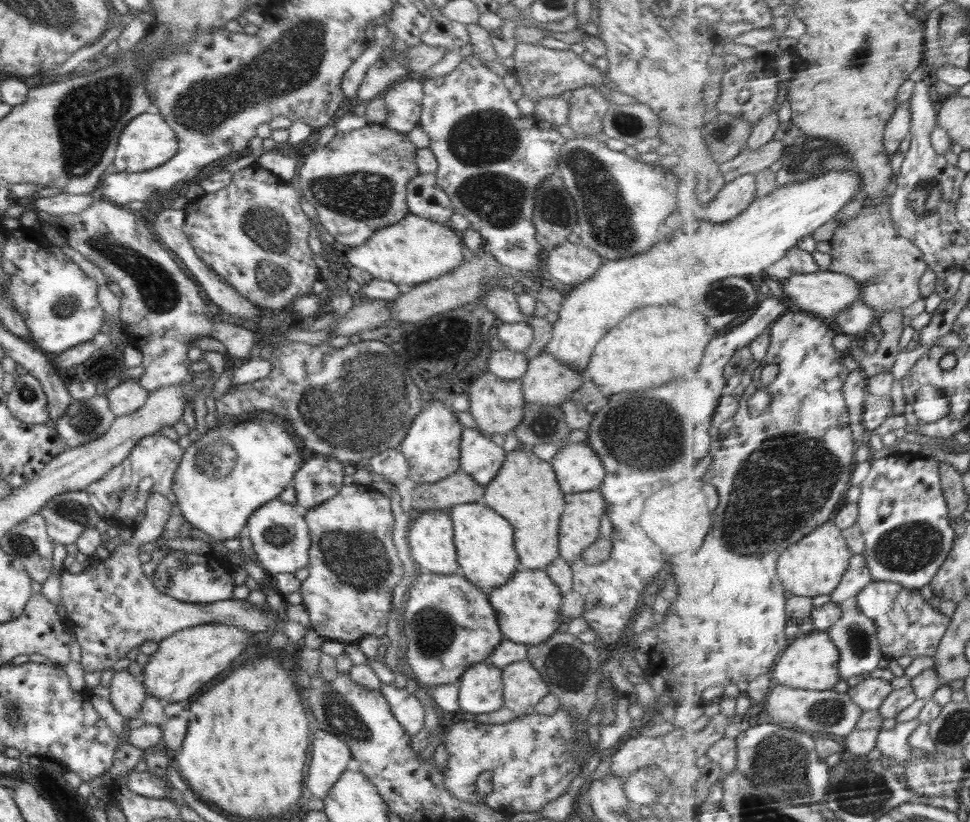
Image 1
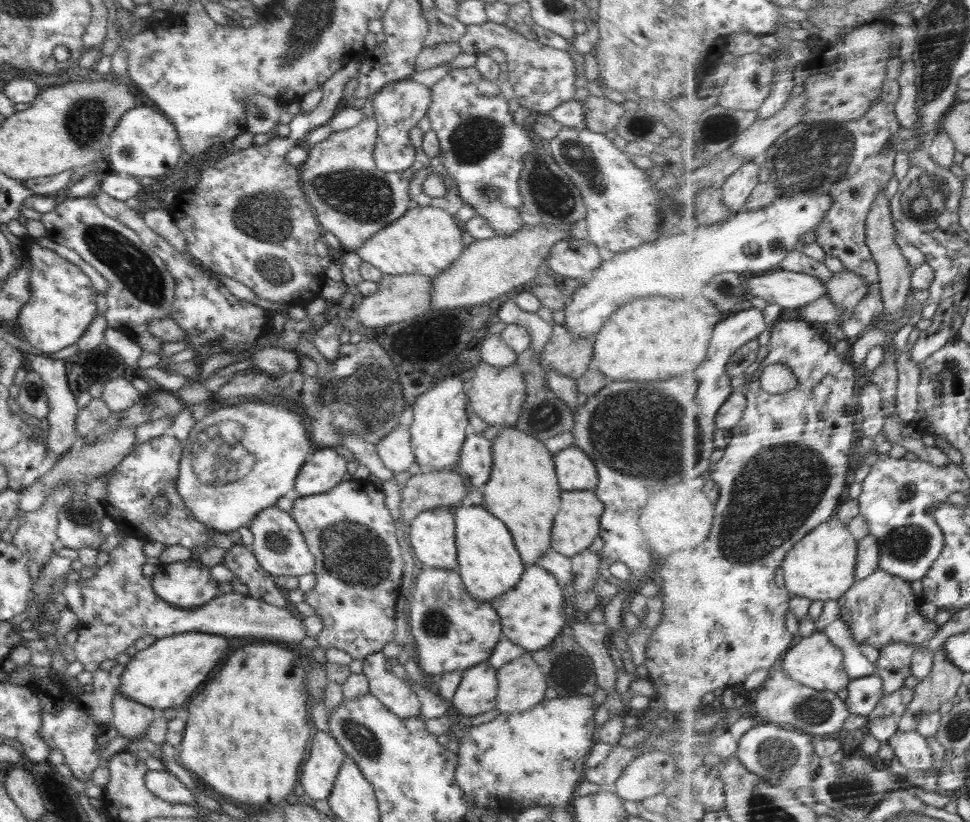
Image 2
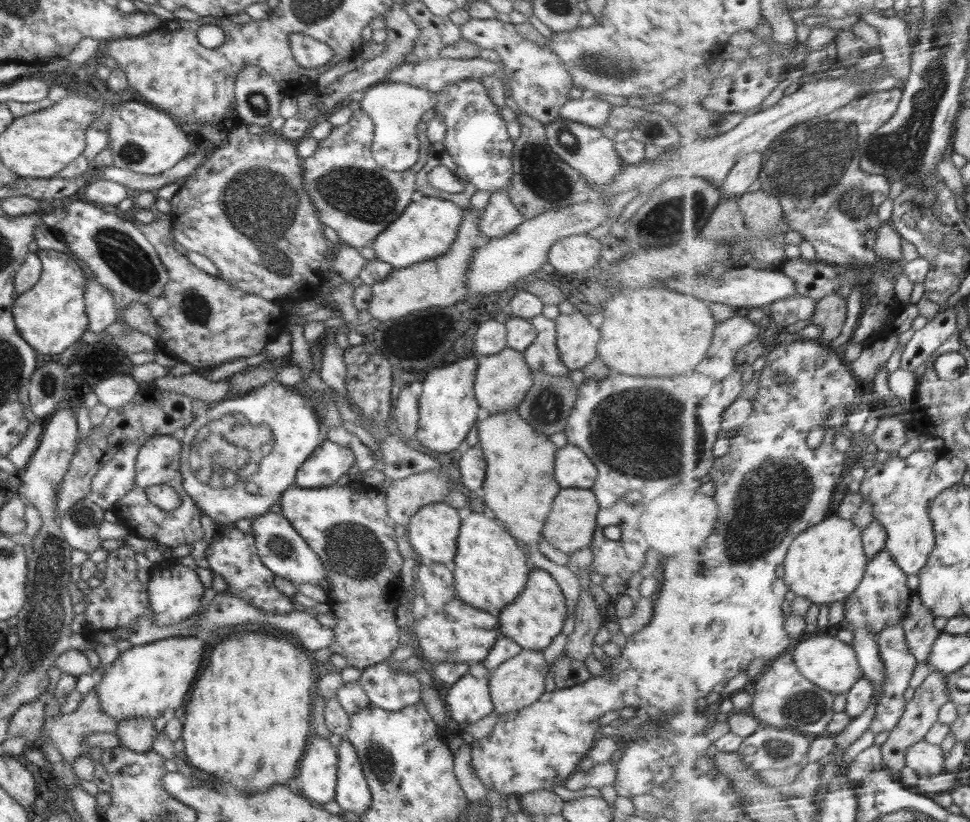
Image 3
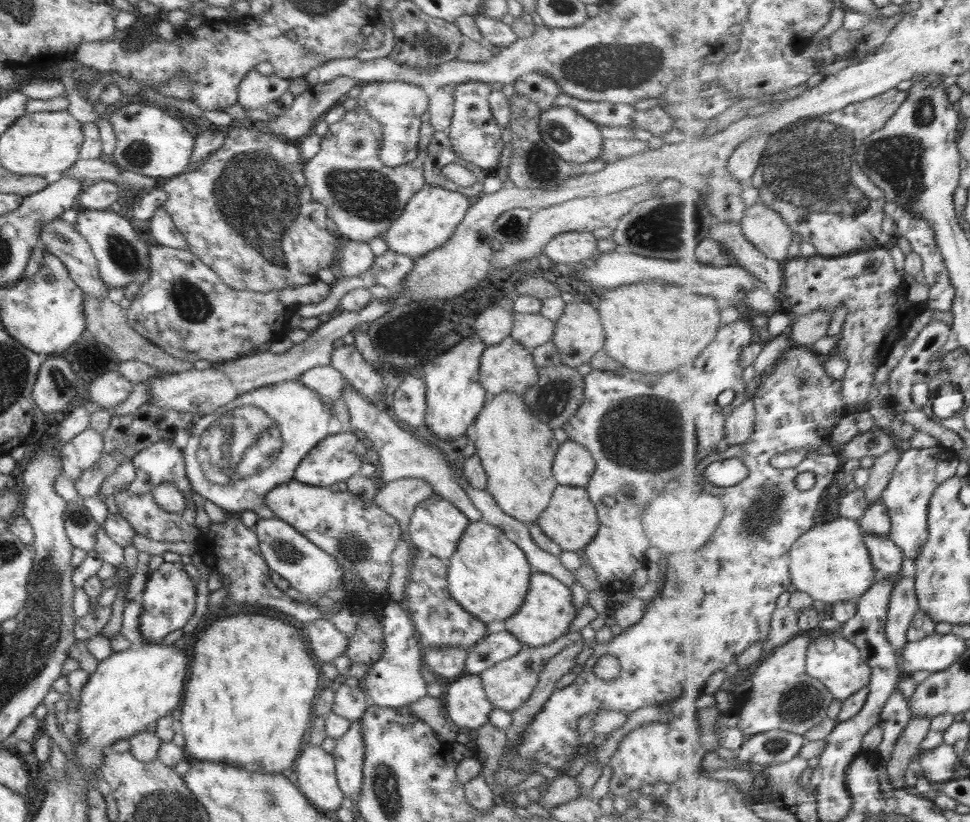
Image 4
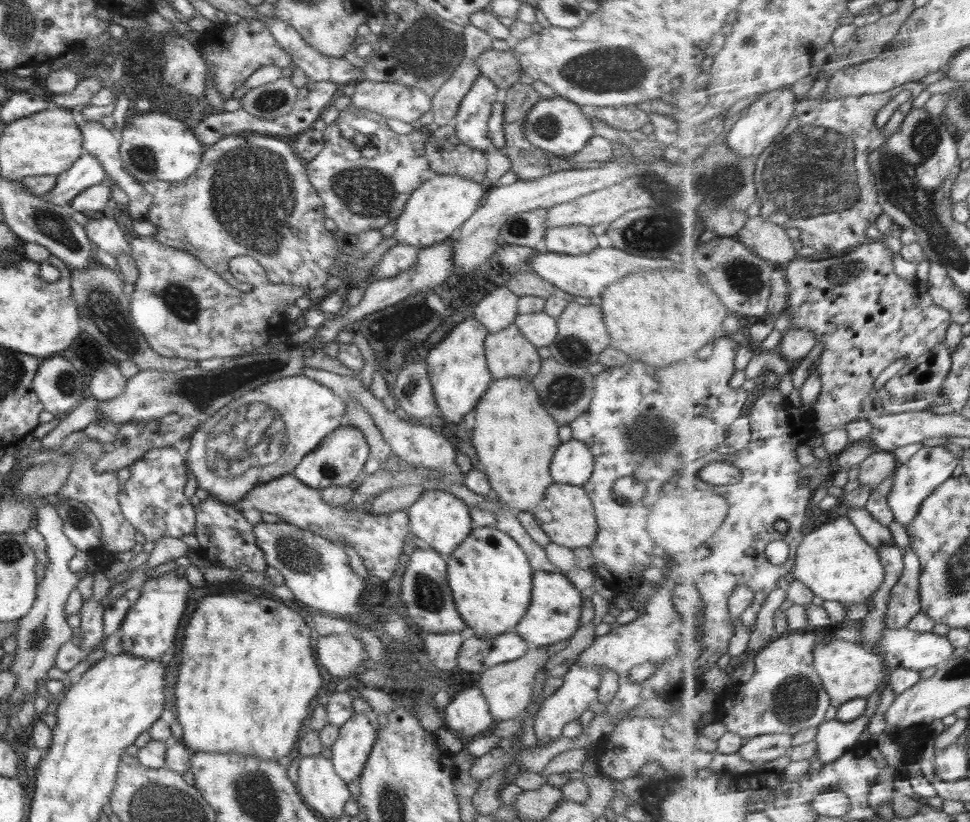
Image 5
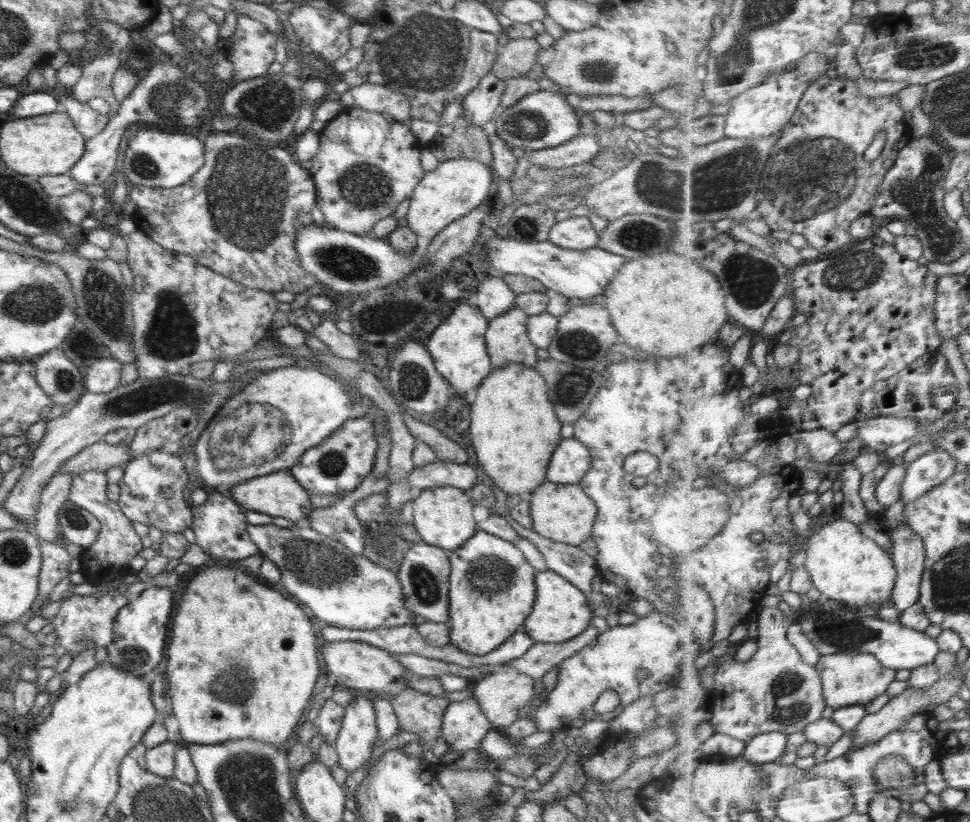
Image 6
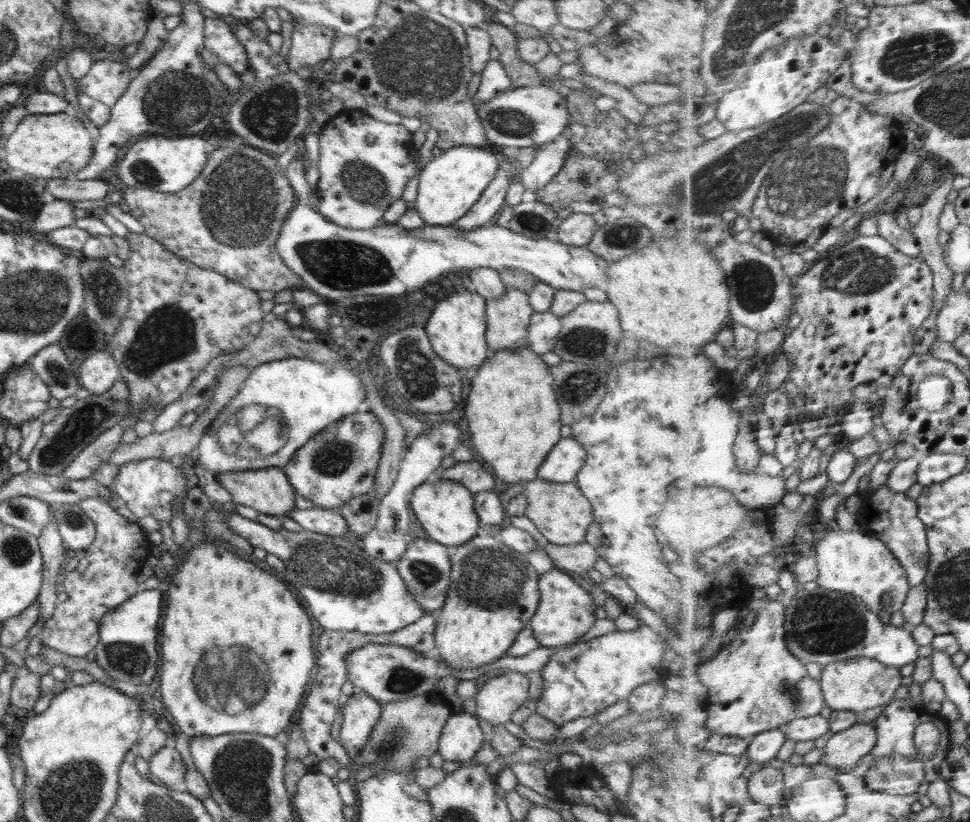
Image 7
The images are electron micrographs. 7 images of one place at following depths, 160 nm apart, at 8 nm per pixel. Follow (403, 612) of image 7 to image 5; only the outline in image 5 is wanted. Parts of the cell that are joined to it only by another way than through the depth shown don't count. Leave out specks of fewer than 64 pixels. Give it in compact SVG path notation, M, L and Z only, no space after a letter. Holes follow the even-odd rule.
M262 522L253 526L255 534L255 544L264 554L268 566L278 570L284 577L285 585L290 588L294 594L294 600L301 602L314 610L320 610L324 615L350 620L350 617L358 618L364 612L363 594L366 590L366 579L350 568L348 556L343 548L336 546L332 542L328 542L327 538L321 537L306 530L280 522L279 524L268 524Z

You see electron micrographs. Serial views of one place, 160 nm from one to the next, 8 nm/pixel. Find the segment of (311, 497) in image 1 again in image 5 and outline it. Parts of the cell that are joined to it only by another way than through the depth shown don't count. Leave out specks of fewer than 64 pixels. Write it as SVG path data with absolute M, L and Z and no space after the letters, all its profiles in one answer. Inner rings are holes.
M340 425L329 432L314 450L302 458L291 474L312 489L323 490L331 486L349 487L354 480L358 479L358 474L364 468L370 454L367 440L359 428Z

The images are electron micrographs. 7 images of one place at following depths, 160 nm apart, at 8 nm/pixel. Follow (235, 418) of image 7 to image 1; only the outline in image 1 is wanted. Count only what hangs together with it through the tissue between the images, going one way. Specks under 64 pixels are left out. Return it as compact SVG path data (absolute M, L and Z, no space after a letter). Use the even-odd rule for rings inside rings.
M260 415L246 417L243 421L232 421L231 423L227 423L226 421L223 425L217 425L213 429L208 429L203 435L200 434L200 438L194 442L192 441L190 446L184 450L184 456L179 462L172 484L173 494L176 496L178 507L180 508L184 520L191 524L193 528L206 533L208 536L212 536L216 541L229 543L233 538L239 539L242 529L254 511L260 508L260 506L266 505L268 501L279 499L279 495L282 491L292 483L293 477L302 463L299 448L297 447L299 445L300 444L296 443L296 438L292 436L292 434L289 434L284 426L270 419L264 420Z

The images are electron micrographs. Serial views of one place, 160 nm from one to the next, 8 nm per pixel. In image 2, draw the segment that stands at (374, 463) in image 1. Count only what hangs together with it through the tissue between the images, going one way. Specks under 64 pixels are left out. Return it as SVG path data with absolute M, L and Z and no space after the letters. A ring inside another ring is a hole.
M400 425L392 429L376 444L376 452L384 466L393 473L408 470L415 461L409 427Z

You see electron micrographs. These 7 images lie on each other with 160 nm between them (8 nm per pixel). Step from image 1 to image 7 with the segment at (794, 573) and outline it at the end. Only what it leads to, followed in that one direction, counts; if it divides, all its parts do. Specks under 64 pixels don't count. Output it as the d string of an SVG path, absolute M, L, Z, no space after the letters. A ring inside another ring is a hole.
M865 530L826 532L818 537L810 550L818 558L821 573L817 581L820 586L831 591L855 594L876 614L890 612L893 615L903 610L912 592L909 574L882 539L866 534Z

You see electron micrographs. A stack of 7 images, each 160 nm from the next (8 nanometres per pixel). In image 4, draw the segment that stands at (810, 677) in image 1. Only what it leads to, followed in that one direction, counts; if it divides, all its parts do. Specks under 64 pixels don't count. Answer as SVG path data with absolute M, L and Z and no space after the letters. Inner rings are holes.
M839 631L813 640L809 646L807 669L814 678L824 682L833 691L835 698L841 701L848 700L853 694L865 689L873 680L873 666L866 662L860 648Z

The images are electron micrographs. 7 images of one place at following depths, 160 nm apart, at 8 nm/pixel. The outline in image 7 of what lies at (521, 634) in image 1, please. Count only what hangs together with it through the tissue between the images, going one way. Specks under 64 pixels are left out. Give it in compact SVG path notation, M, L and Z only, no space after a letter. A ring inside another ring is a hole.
M552 569L539 573L538 586L541 597L537 611L530 620L530 628L541 646L559 648L572 645L590 631L597 620L595 616L597 606L594 605L590 592L580 587L578 580L568 572Z

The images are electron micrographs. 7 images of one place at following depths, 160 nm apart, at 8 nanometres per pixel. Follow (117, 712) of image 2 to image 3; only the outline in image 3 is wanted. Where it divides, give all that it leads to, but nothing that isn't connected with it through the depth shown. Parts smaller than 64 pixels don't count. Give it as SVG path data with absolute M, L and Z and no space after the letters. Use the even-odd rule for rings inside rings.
M127 718L119 721L117 734L122 747L134 752L148 752L158 732L151 718Z

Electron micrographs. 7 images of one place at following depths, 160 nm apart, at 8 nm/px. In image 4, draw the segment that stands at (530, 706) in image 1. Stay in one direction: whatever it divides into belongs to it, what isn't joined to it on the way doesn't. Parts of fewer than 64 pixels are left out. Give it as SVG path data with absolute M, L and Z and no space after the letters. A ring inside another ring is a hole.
M568 632L566 635L558 637L554 642L544 646L529 647L523 645L518 654L505 661L497 662L496 665L477 674L482 681L483 689L485 690L487 699L492 703L493 708L512 712L523 702L526 702L533 691L533 688L538 684L538 679L545 664L554 658L561 650L564 650L570 643L582 641L583 637L577 632Z

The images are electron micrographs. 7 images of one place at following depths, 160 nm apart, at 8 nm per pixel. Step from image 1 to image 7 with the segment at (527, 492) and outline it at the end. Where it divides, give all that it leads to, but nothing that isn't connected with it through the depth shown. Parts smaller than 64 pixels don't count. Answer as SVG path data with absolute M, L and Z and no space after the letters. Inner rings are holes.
M530 348L502 349L491 352L471 378L471 393L468 394L468 402L465 402L464 408L476 448L474 453L481 456L494 469L498 480L502 479L504 483L520 484L523 481L536 480L538 467L562 438L561 408L555 399L553 376L548 367L540 355Z

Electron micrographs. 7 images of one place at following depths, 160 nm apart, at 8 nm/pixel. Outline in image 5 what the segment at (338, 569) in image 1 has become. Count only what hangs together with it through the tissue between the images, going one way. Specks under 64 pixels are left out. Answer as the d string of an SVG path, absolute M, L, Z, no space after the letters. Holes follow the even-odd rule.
M290 474L261 483L250 490L245 499L252 502L254 509L260 513L276 515L283 522L319 534L344 550L352 548L370 574L379 578L380 582L389 581L404 555L404 542L410 532L406 511L374 514L367 507L352 507L350 502L343 506L330 506L322 501L321 496L322 490L312 489Z

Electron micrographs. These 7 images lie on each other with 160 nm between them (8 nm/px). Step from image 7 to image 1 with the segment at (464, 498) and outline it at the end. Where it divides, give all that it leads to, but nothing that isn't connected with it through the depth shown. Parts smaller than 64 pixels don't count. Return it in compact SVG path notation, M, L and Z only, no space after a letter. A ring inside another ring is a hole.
M427 510L424 514L414 515L407 538L412 554L411 560L420 571L447 575L463 574L457 562L456 546L453 544L453 526L447 511Z

